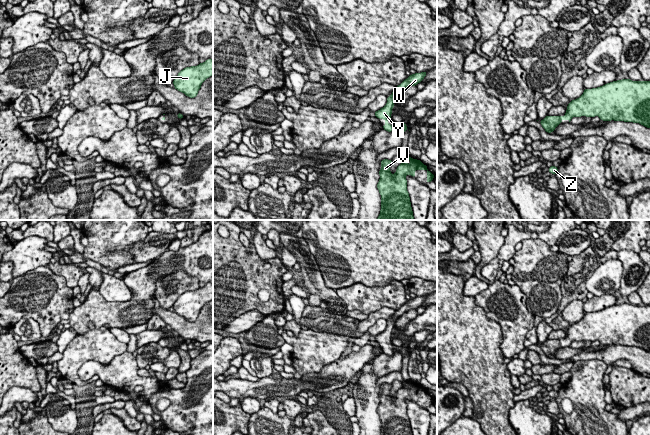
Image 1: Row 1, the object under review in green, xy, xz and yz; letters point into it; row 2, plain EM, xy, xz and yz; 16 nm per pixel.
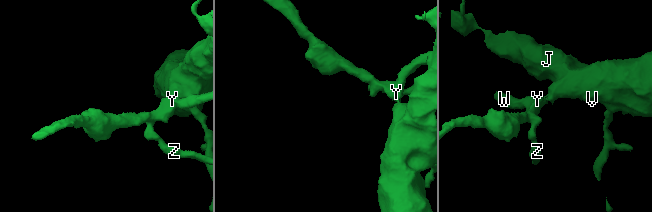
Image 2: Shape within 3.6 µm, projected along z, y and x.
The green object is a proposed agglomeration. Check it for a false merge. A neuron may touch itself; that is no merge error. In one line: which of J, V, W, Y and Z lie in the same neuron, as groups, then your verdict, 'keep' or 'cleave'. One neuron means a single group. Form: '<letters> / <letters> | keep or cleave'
J V W Y Z | keep

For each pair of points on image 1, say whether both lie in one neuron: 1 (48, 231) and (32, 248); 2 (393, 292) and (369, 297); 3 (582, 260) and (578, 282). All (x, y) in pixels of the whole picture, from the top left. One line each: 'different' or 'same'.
1: different
2: same
3: same

